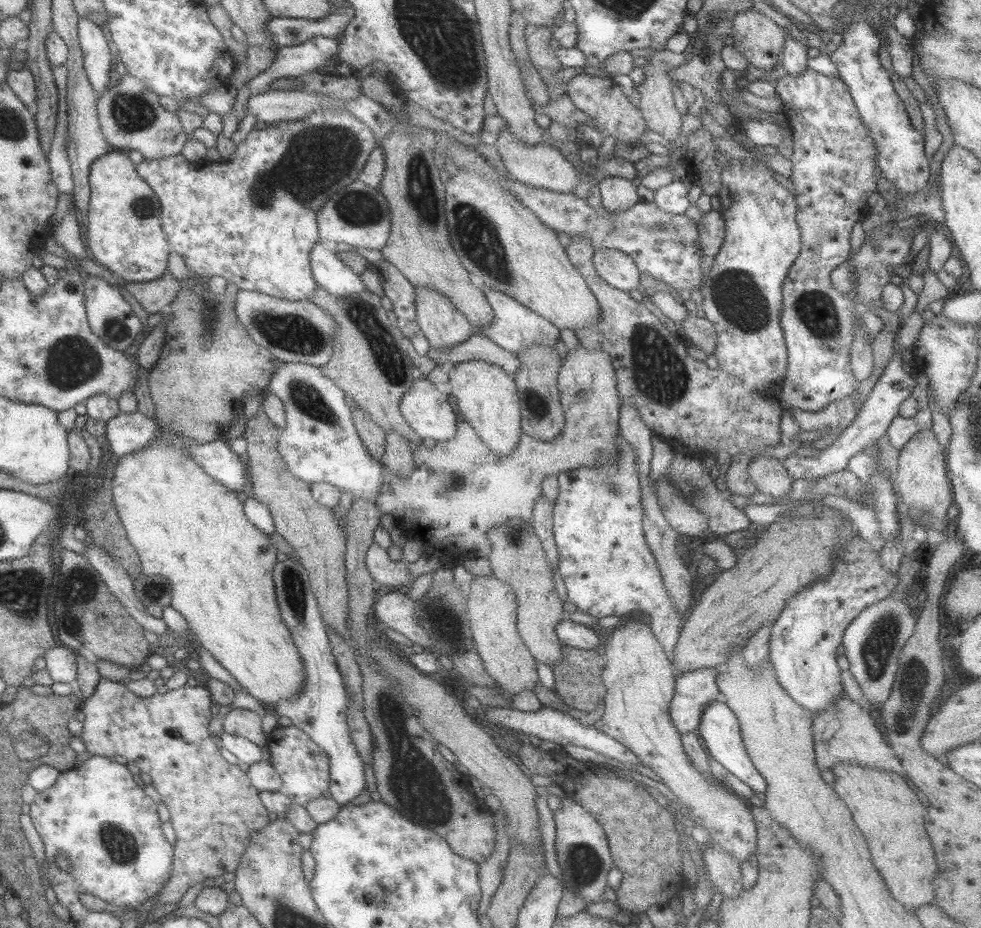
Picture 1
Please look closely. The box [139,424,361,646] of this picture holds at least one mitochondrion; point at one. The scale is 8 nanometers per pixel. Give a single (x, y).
(293, 593)

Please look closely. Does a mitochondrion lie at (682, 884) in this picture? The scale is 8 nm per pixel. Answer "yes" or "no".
no

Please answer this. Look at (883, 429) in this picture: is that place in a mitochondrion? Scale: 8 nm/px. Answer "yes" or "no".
no

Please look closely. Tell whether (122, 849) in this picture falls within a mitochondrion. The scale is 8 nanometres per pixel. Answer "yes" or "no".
yes

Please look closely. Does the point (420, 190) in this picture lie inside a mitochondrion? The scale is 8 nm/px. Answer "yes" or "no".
yes

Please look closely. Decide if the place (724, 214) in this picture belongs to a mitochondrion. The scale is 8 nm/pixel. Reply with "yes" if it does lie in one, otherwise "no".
no

